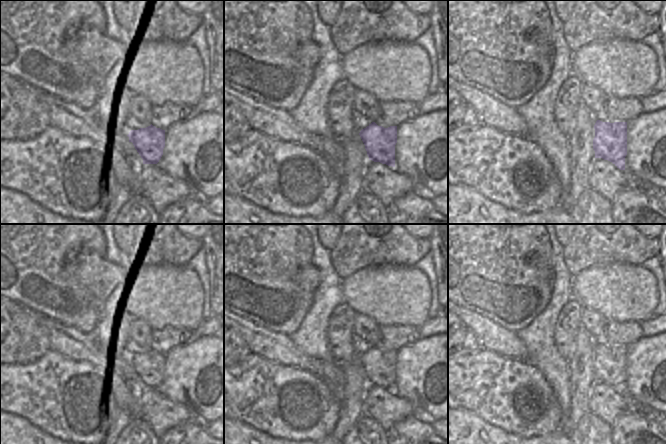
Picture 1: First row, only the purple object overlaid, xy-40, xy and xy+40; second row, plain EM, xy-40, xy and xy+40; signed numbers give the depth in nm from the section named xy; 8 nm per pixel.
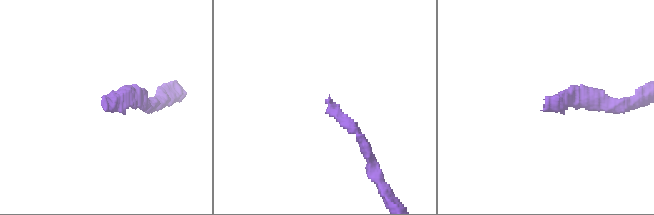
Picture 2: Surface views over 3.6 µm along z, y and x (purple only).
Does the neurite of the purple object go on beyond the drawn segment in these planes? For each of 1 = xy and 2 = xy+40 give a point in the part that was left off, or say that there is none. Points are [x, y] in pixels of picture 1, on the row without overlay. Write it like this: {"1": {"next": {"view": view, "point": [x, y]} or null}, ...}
{"1": {"next": null}, "2": {"next": null}}

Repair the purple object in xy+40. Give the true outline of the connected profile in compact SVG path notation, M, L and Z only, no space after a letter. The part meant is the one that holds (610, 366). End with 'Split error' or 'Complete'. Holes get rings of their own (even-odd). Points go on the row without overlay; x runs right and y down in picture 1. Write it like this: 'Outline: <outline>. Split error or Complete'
Outline: M602 346L595 349L593 373L595 382L612 386L620 394L625 394L627 379L627 346Z. Complete

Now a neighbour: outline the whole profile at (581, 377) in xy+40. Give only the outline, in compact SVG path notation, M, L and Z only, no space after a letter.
M580 322L577 329L575 353L569 361L571 403L559 429L564 434L570 434L581 417L589 410L589 397L595 383L593 363L596 345L595 338Z

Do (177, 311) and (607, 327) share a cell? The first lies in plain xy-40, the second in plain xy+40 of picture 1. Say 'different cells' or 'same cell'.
different cells

